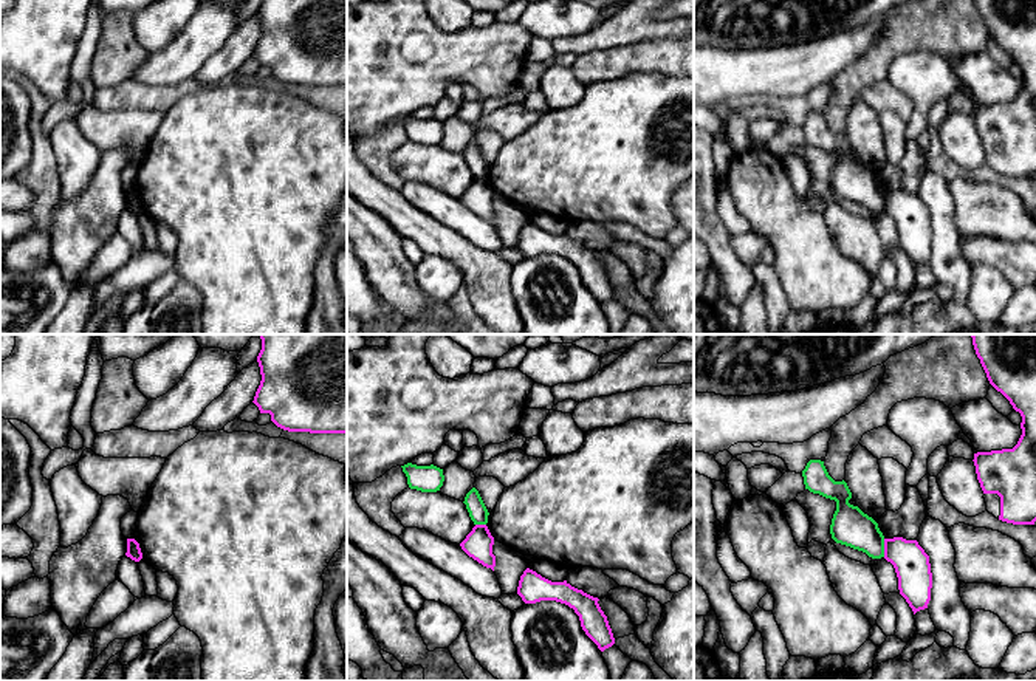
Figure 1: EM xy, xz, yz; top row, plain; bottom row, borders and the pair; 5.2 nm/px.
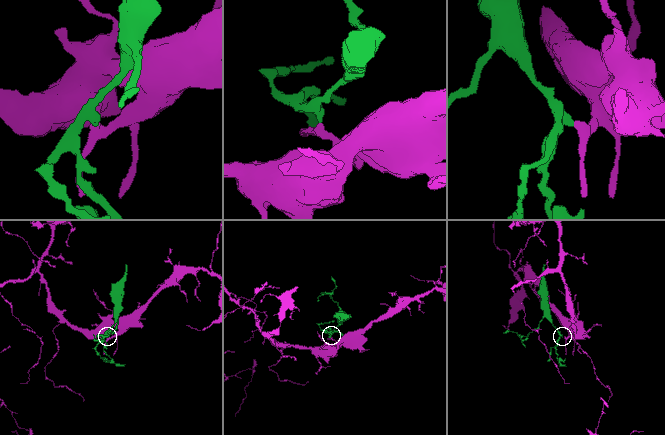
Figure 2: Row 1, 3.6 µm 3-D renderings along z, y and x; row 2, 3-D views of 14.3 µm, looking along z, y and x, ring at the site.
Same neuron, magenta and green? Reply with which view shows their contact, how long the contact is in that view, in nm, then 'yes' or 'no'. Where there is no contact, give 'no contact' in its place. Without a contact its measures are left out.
meets magenta in yz; contact 100 nm long; no

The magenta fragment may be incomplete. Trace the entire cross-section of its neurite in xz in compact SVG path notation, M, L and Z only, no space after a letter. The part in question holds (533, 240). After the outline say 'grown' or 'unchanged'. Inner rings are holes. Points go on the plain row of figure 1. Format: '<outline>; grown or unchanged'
M527 221L520 229L517 248L525 257L556 254L568 258L579 269L581 280L585 288L601 305L615 297L607 269L598 257L599 252L571 240L567 234L551 235Z; unchanged

